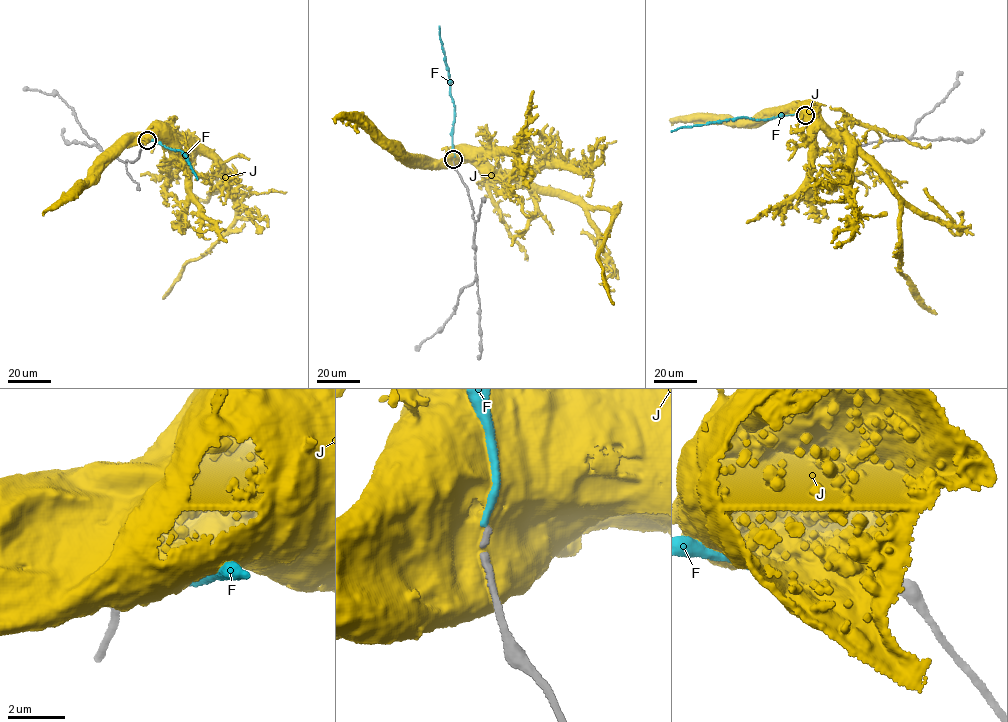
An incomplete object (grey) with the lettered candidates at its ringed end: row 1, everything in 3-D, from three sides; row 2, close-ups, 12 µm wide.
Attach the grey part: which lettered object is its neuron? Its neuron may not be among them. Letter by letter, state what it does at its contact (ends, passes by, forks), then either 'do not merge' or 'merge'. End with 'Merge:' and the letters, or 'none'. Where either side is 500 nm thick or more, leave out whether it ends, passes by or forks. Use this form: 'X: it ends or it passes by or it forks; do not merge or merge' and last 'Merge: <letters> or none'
F: it ends; do not merge
J: do not merge
Merge: none

